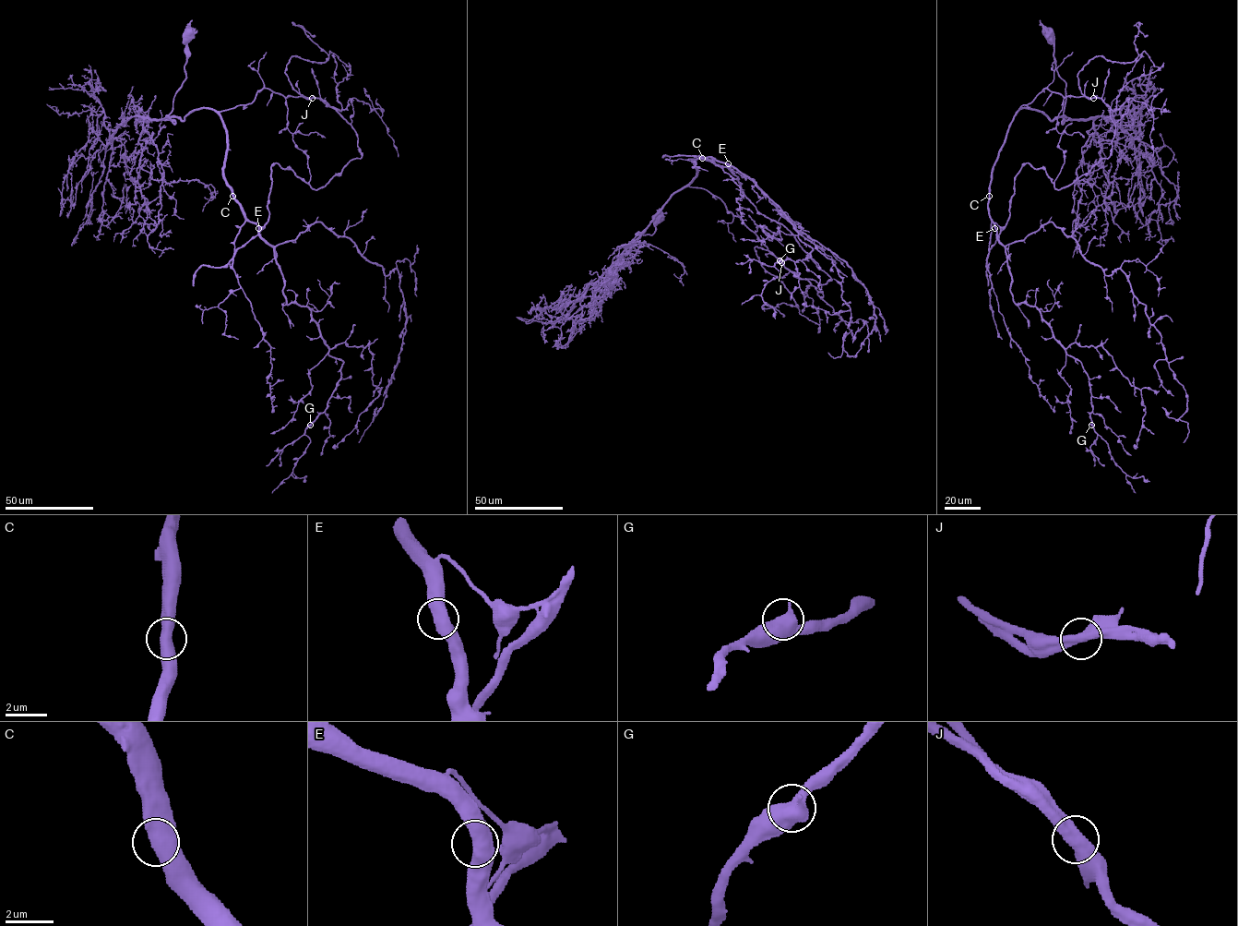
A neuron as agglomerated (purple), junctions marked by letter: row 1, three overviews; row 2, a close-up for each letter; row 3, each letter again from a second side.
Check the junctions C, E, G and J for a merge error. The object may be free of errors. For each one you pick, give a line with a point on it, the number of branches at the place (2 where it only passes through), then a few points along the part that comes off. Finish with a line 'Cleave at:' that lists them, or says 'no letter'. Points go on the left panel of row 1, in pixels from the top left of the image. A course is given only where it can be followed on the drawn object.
J: place (312, 98); branches 2; course (313, 98), (351, 126), (362, 157), (316, 189), (275, 162), (267, 222), (226, 265), (202, 265), (193, 285)
Cleave at: J

